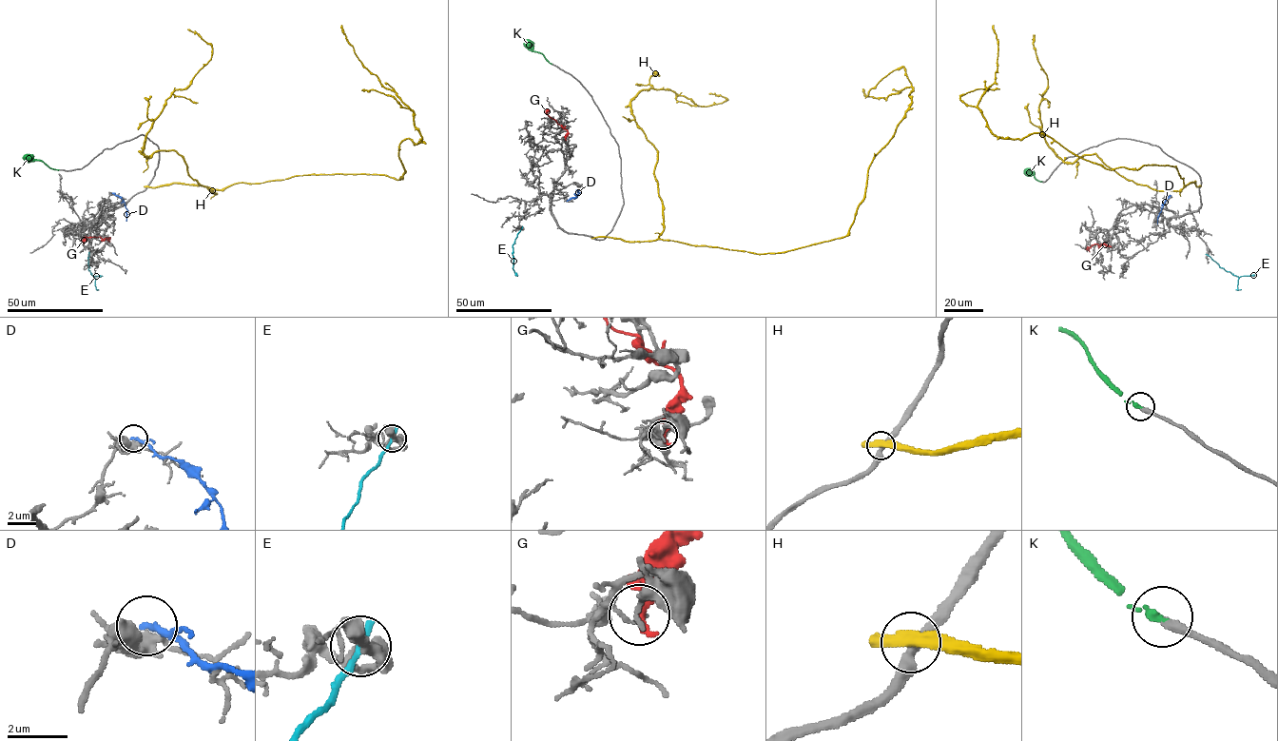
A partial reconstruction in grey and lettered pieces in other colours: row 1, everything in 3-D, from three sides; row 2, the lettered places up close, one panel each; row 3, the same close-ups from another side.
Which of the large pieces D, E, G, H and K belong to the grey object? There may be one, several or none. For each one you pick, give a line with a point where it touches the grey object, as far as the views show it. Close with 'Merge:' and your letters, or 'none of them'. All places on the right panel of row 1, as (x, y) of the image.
K: Touches grey at (1041, 182)
Merge: K

